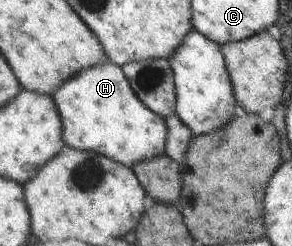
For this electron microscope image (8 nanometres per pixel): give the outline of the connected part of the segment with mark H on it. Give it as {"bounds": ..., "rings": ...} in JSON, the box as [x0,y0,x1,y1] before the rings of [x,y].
{"bounds":[52,61,167,168],"rings":[[[112,61],[83,70],[65,82],[52,95],[53,101],[64,125],[65,145],[77,150],[90,150],[92,153],[110,158],[128,168],[135,164],[152,160],[164,153],[167,142],[165,119],[148,109],[133,92],[123,69]]]}

